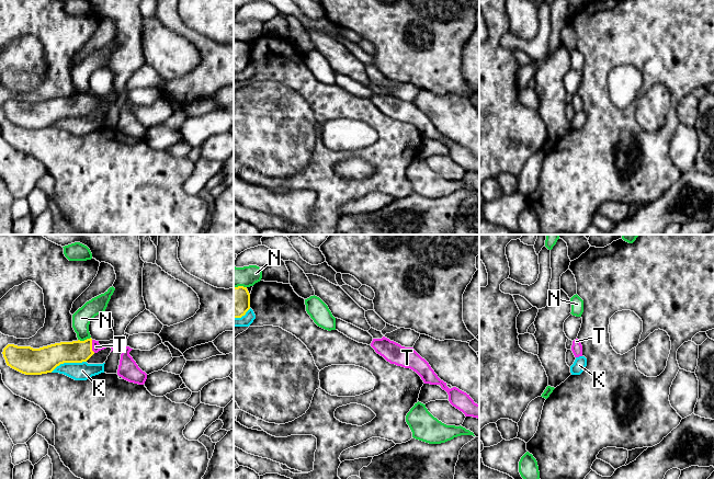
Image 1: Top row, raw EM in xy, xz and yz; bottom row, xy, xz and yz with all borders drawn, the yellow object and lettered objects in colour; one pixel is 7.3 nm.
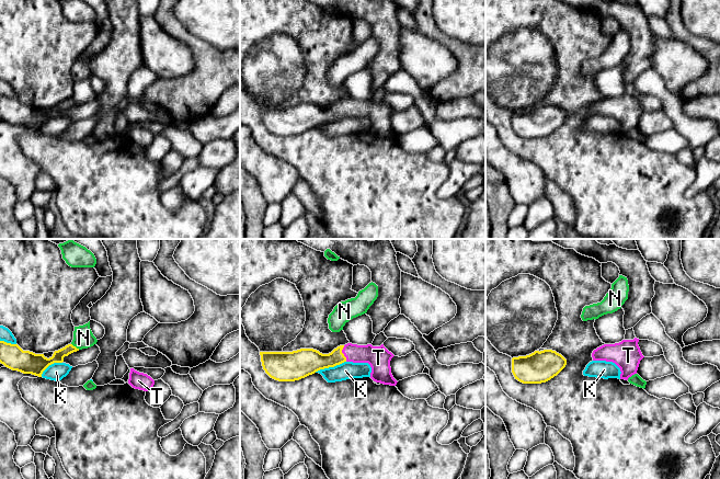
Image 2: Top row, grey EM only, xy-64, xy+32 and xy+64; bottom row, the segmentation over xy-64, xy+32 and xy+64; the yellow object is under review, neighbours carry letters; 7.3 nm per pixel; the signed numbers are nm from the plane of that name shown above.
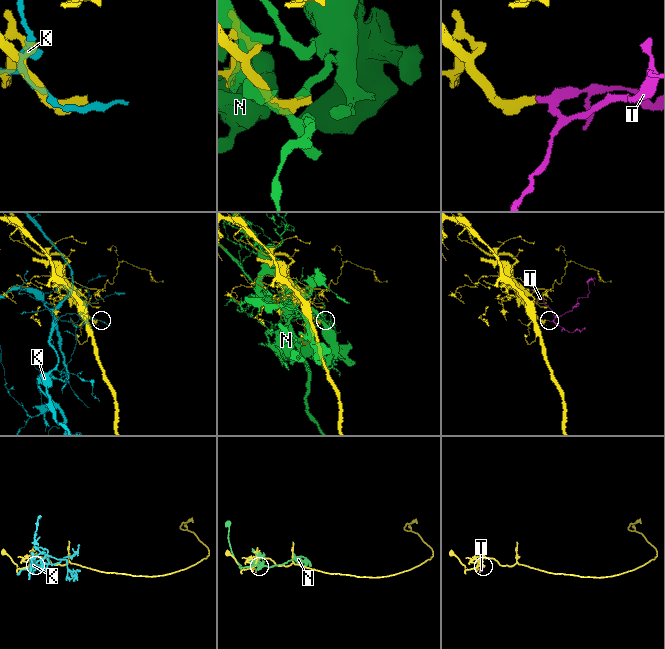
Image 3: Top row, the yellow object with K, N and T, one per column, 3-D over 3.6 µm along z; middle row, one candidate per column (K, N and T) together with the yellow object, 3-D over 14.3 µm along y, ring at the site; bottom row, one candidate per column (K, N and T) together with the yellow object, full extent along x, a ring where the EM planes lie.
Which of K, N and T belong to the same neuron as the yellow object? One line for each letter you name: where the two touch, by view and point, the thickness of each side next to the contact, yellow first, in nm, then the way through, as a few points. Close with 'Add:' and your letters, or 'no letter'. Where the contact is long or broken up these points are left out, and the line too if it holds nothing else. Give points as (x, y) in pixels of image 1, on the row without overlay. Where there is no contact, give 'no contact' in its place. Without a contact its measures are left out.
T: meets yellow in xy at (91, 101); 160 nm thick on the yellow side, 60 nm on the other; runs through xy (78, 105), (91, 101), (95, 101)
Add: T

